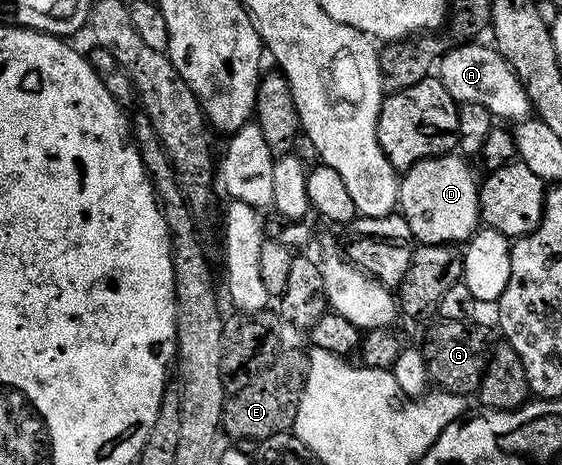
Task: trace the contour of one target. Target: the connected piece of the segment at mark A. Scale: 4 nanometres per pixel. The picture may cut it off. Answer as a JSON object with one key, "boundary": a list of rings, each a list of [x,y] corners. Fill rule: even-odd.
{"boundary":[[[460,42],[460,45],[449,47],[448,51],[440,57],[438,61],[438,78],[446,86],[446,90],[450,90],[450,98],[454,98],[457,102],[463,104],[481,104],[486,106],[486,110],[490,110],[490,114],[494,118],[500,116],[504,120],[512,120],[511,122],[519,122],[529,115],[530,105],[528,103],[528,95],[526,90],[520,84],[519,78],[516,77],[511,66],[501,58],[500,53],[495,47],[484,44],[476,44],[480,42]]]}

